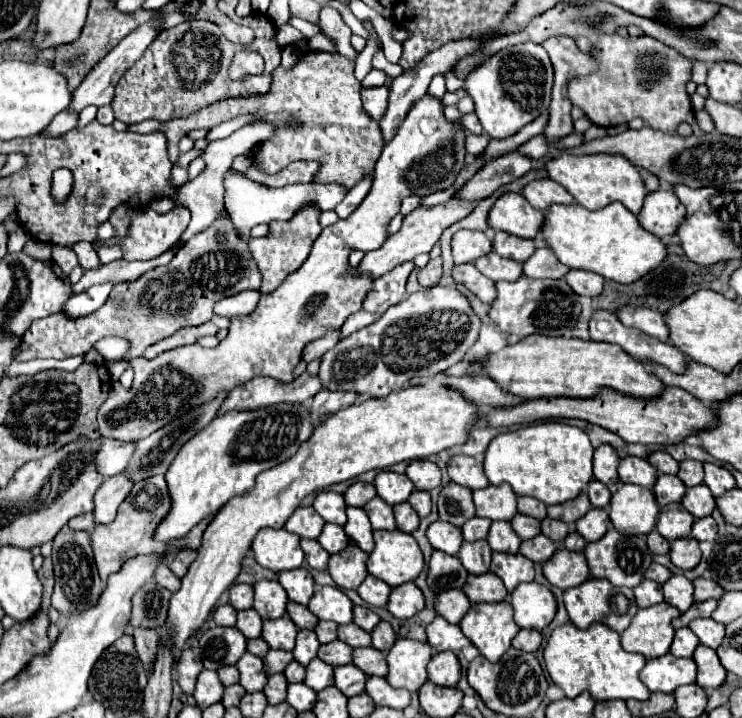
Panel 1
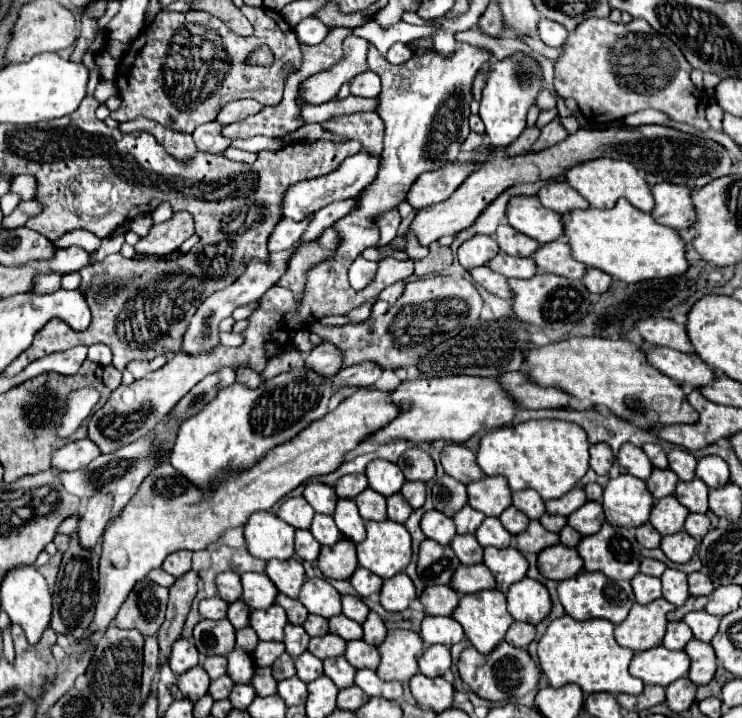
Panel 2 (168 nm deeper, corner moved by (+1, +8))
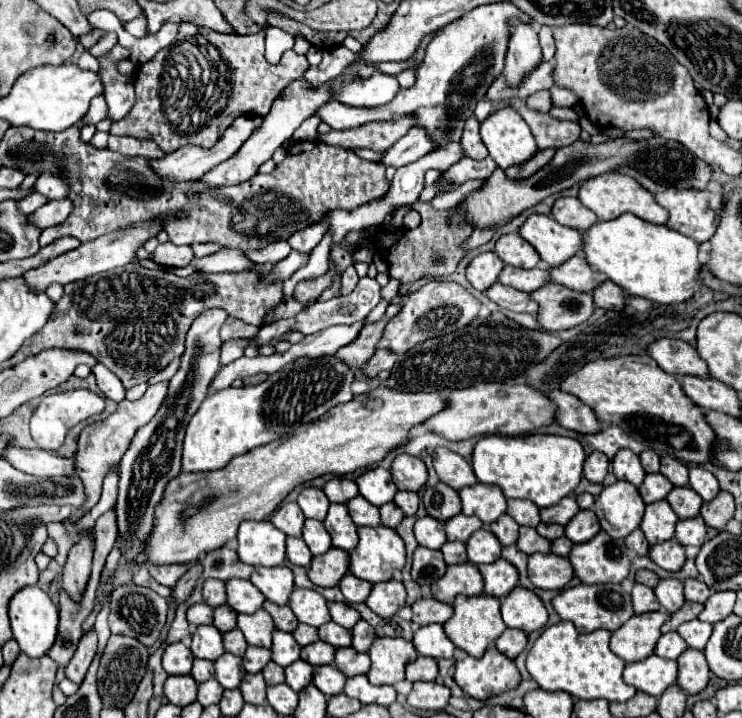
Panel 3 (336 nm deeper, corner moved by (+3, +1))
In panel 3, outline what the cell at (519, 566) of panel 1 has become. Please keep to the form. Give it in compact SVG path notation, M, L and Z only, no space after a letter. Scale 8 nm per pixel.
M497 559L495 563L481 565L479 573L483 575L483 585L485 585L483 593L491 595L491 597L505 597L519 583L515 565L511 565L505 559Z

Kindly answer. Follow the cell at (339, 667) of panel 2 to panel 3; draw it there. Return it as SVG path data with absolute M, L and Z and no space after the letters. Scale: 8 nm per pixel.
M323 665L323 667L315 667L313 669L313 685L327 697L337 695L343 691L347 677L341 675L339 669L335 669L333 665Z

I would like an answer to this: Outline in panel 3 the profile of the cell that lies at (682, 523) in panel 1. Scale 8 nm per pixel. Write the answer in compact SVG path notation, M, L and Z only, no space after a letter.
M655 501L645 507L645 515L641 521L641 531L645 533L649 545L663 543L665 539L671 539L675 533L677 523L675 511L667 505L667 501Z

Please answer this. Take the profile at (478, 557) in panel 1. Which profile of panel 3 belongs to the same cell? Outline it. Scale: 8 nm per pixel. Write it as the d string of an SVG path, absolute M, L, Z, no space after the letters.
M447 541L441 547L441 553L443 553L447 565L451 565L451 563L465 563L467 561L465 543L461 543L461 541Z

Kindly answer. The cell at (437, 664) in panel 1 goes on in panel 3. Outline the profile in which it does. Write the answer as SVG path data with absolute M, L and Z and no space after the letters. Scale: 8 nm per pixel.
M417 657L417 661L411 661L405 669L405 679L415 681L435 681L439 675L437 661L431 657Z

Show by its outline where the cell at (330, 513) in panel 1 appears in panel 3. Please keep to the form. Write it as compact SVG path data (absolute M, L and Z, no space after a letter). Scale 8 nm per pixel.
M305 487L299 497L297 497L297 503L301 507L301 511L305 513L305 517L309 519L317 519L317 521L323 521L325 519L325 513L329 509L329 499L325 497L325 493L317 487Z

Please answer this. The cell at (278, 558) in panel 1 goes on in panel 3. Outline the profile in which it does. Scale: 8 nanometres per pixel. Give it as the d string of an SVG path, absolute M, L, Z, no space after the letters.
M243 521L237 541L237 555L247 565L277 567L285 561L285 533L271 521Z

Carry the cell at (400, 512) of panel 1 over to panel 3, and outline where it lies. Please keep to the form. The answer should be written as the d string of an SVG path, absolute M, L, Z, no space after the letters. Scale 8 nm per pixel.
M385 503L385 505L379 507L379 511L381 511L381 525L393 527L393 529L395 529L395 527L401 523L401 519L405 517L403 511L401 511L395 503Z

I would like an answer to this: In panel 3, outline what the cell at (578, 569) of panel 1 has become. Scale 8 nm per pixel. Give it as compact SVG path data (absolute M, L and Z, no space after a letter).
M555 553L531 555L527 571L537 589L563 589L573 579L573 569L567 557L557 557Z

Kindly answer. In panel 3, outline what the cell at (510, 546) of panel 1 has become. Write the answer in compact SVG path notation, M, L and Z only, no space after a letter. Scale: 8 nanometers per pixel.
M479 529L477 533L473 533L465 545L467 545L469 561L477 565L493 563L501 557L501 543L487 529Z

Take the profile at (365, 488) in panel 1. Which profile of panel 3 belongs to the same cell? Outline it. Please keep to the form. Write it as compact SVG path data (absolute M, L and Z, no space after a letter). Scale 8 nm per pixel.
M333 477L323 485L323 493L331 503L347 503L359 495L359 489L355 481L349 481L347 477Z

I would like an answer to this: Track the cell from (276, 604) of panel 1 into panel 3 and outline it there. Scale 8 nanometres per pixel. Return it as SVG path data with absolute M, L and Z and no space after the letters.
M233 579L225 583L227 605L237 613L255 613L261 609L265 597L263 593L247 579Z

